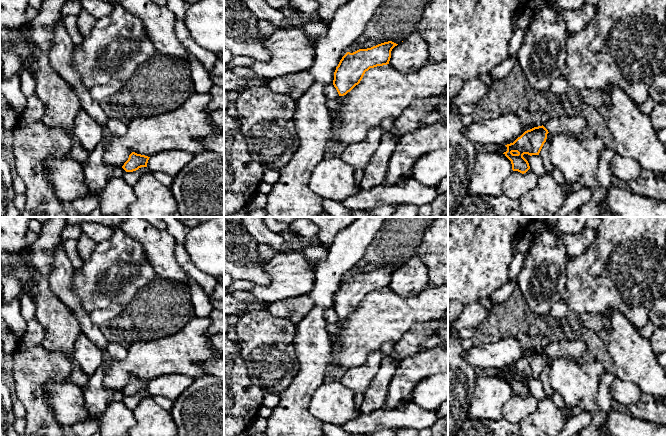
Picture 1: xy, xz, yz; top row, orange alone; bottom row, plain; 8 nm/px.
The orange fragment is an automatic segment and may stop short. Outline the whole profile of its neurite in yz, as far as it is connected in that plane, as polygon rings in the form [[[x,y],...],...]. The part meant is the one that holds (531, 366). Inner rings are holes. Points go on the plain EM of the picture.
[[[582,340],[552,342],[544,350],[527,354],[513,367],[505,369],[507,375],[503,378],[511,385],[513,395],[524,398],[530,393],[530,390],[523,379],[539,379],[548,357],[582,359],[588,356],[590,356],[588,346]]]

